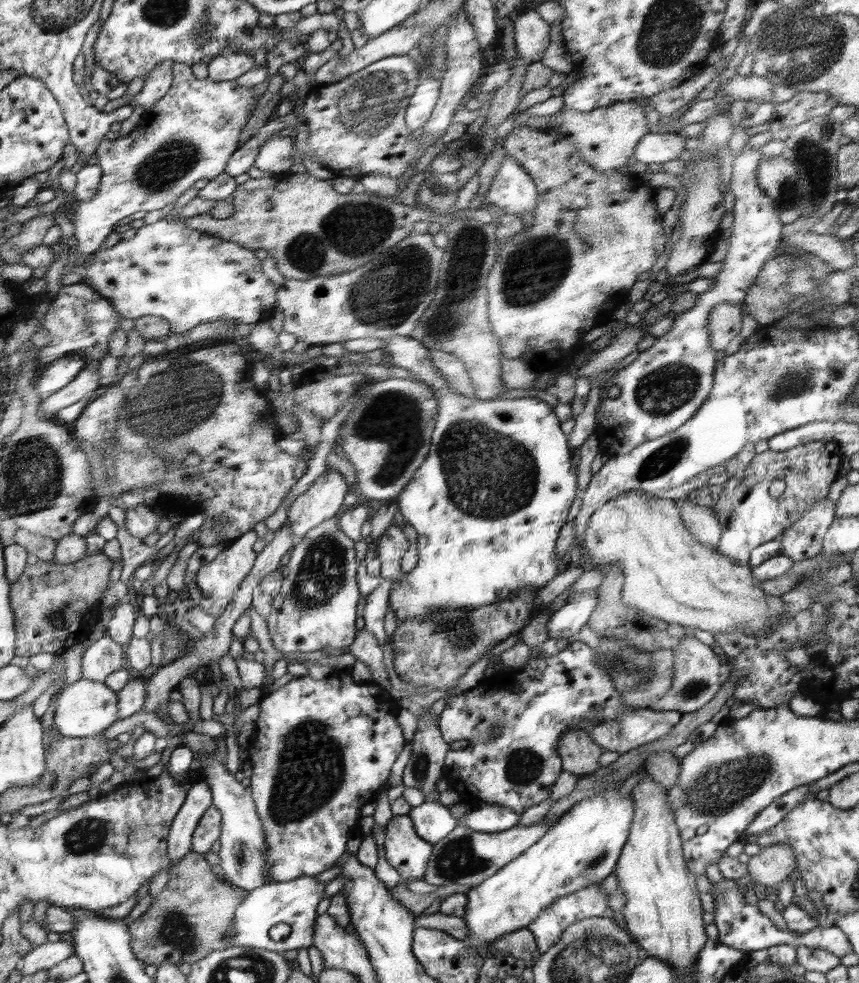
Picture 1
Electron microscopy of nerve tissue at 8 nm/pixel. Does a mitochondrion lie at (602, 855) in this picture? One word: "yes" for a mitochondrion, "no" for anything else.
yes

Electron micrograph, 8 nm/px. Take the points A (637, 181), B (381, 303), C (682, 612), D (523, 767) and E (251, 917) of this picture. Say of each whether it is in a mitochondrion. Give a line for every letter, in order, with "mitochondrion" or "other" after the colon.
A: other
B: mitochondrion
C: other
D: mitochondrion
E: other

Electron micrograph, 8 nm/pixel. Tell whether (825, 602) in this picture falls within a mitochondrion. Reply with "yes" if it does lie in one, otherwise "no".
yes

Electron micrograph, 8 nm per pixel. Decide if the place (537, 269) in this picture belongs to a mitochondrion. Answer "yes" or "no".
yes

